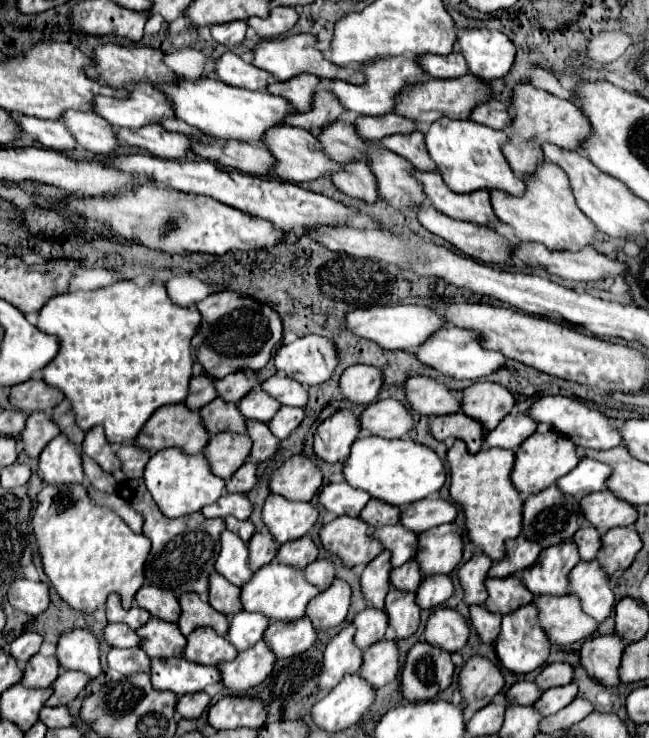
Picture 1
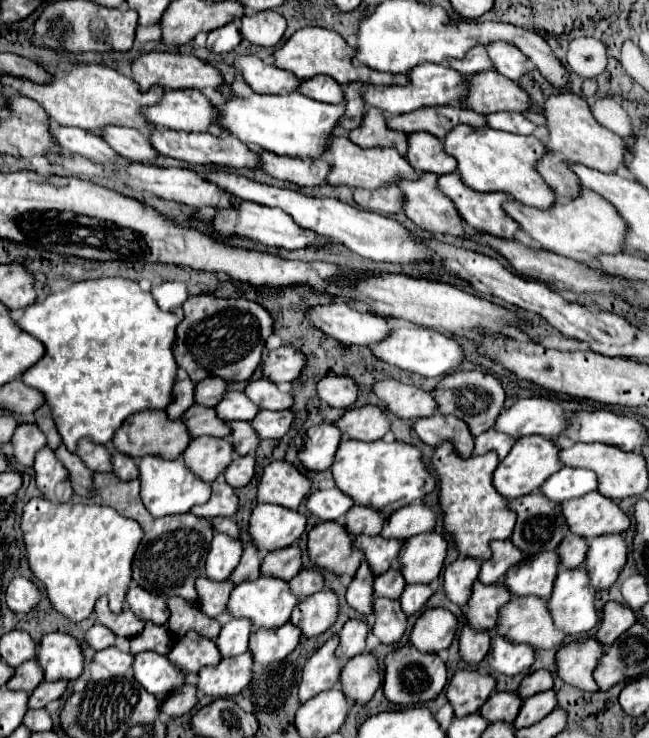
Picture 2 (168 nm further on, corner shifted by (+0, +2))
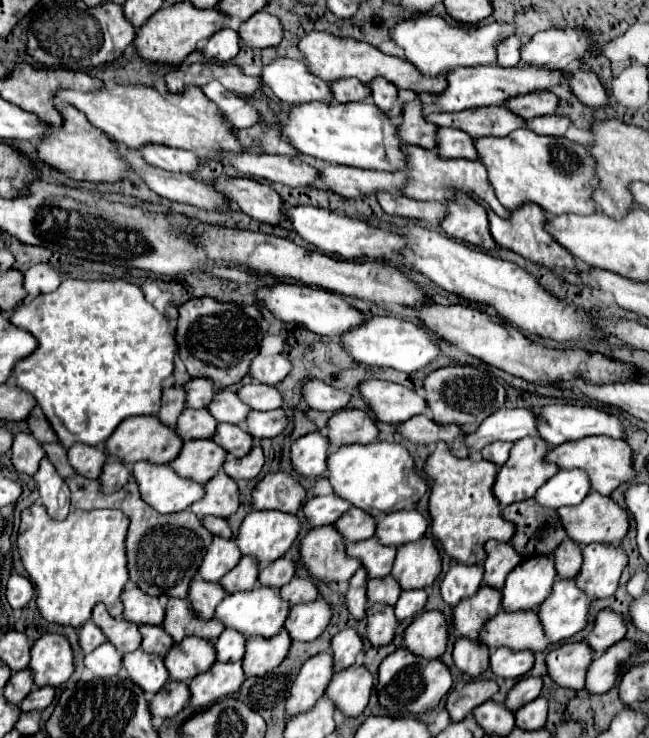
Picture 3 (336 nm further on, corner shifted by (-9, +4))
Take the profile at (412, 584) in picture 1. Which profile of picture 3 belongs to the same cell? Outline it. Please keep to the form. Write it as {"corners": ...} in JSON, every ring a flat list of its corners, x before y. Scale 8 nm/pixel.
{"corners":[[392,576,368,580,368,586,366,586,366,598,368,598,368,604,380,602,380,604,392,606,392,604,396,604,400,592,402,592,402,588,398,586,398,582,396,582]]}

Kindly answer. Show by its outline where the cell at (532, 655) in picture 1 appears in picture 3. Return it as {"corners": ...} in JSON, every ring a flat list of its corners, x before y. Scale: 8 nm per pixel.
{"corners":[[496,648,490,654,490,668,500,678,520,678,534,664,534,654,530,650,512,652,508,648]]}

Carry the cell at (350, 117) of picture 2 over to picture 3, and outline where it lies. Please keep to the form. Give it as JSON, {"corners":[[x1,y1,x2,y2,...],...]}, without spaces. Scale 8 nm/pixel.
{"corners":[[376,78,372,84,372,100,378,108,382,108,390,118,400,118,400,102,398,102,398,88,392,86,384,78]]}

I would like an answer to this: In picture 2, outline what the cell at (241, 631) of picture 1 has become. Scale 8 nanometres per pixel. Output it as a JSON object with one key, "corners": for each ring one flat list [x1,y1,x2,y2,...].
{"corners":[[231,618,223,626,215,644,219,646,223,656,239,656,247,652,251,632,253,632,253,626,251,622,247,622,247,618]]}

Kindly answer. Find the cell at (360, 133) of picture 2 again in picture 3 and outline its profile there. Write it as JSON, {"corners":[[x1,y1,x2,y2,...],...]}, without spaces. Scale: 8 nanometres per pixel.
{"corners":[[420,98,404,104,404,114,402,114,402,124,398,128,398,134,406,144,422,146,426,150,436,148,438,128,436,128,436,124,428,124,428,120,424,120]]}

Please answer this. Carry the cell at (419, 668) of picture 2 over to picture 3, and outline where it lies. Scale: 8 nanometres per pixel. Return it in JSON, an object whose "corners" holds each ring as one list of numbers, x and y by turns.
{"corners":[[398,648,390,656,386,656,378,668,376,694,380,706,384,706,392,716,420,716,434,710,446,696,450,686,452,676,440,660,424,660,420,656,414,656,406,648]]}

